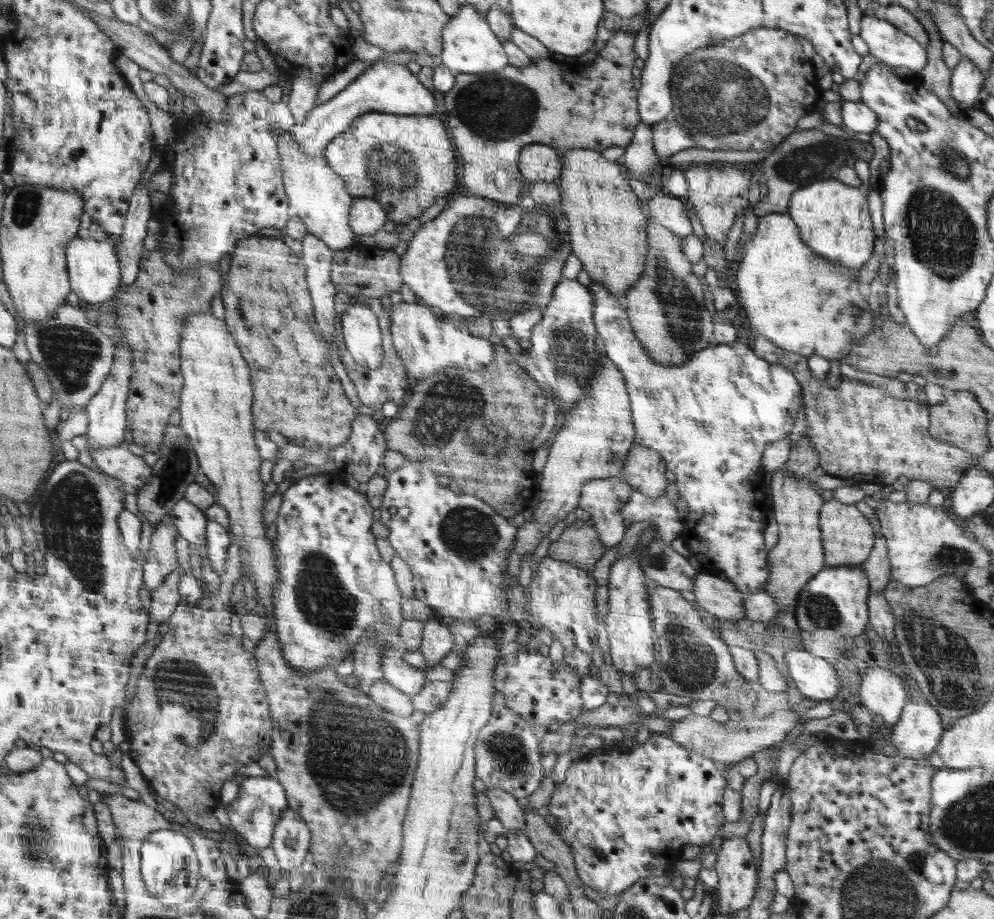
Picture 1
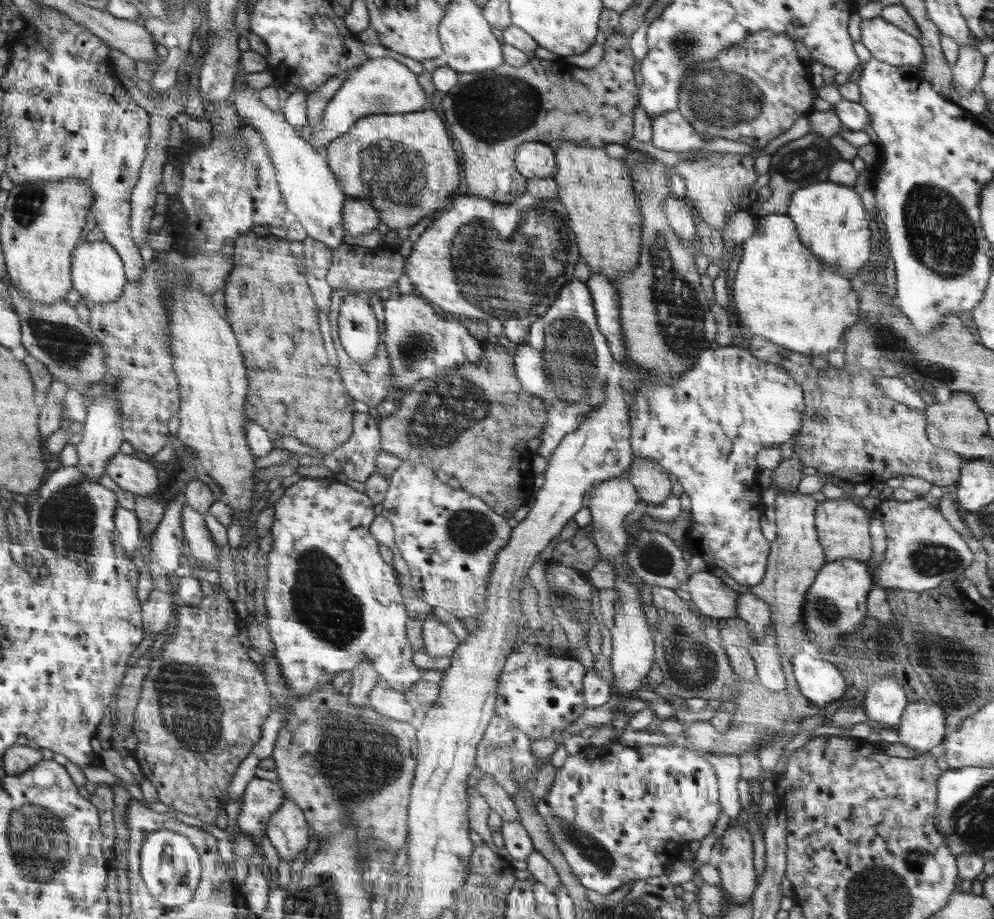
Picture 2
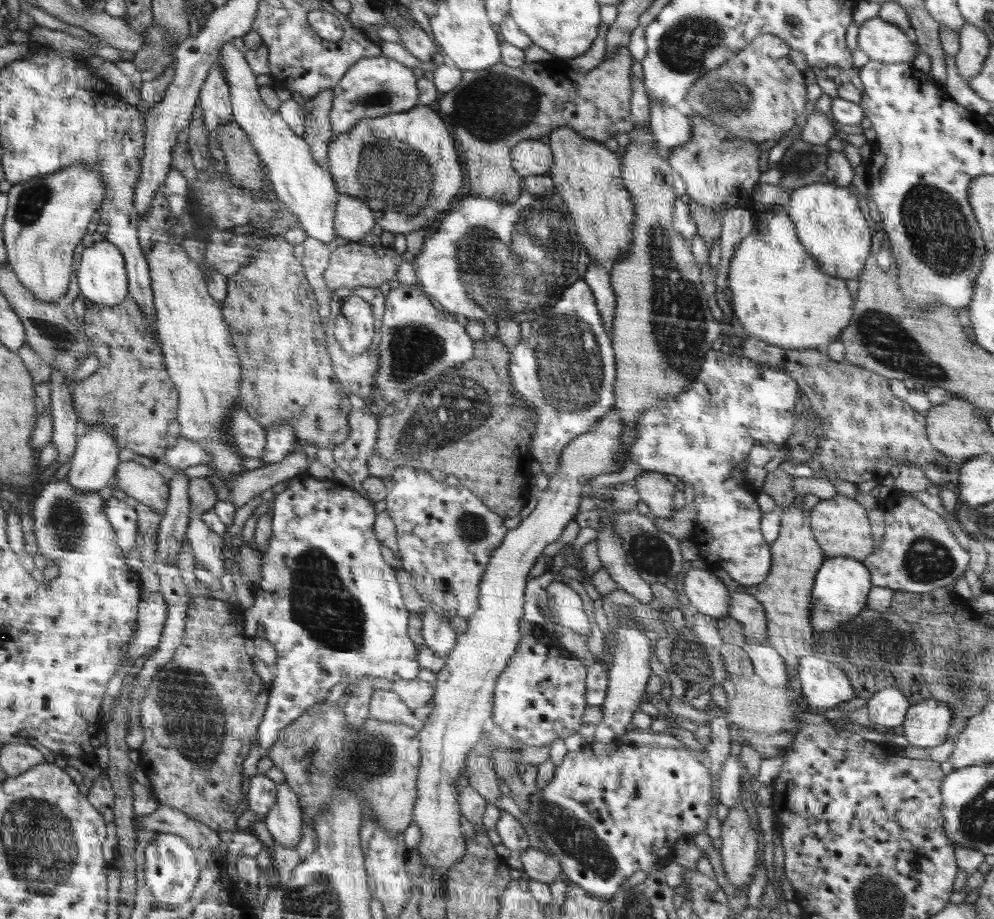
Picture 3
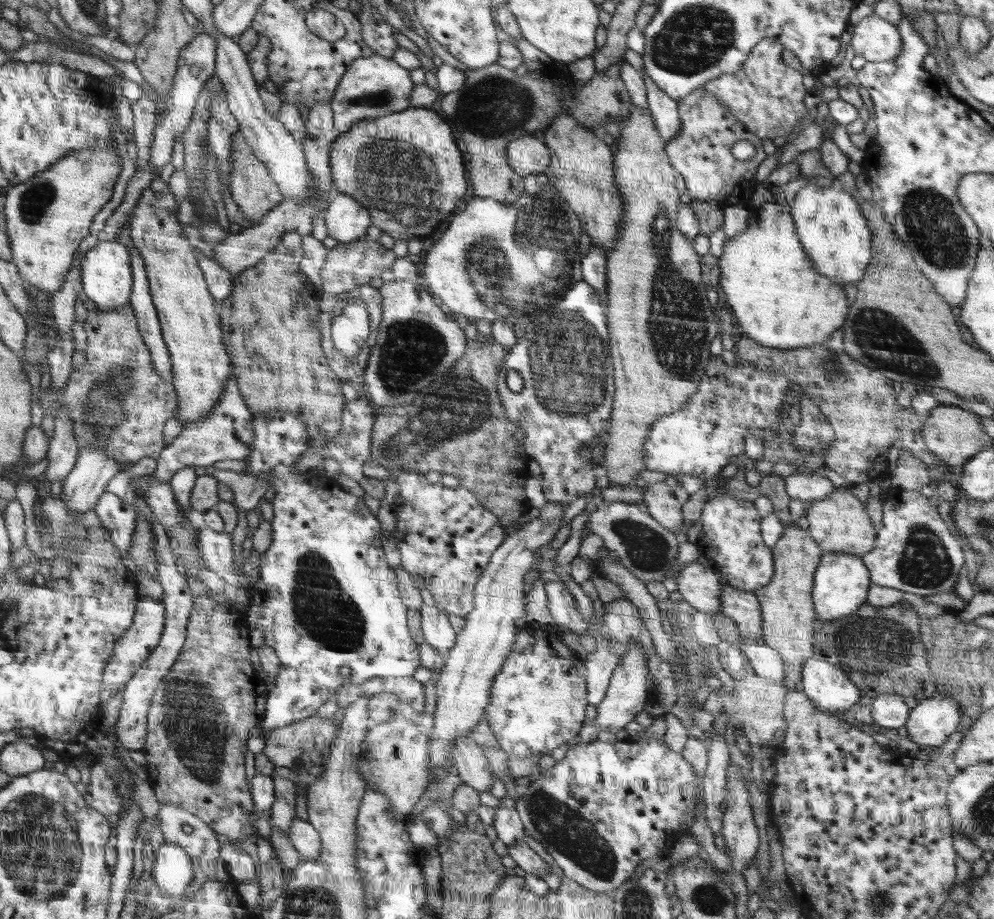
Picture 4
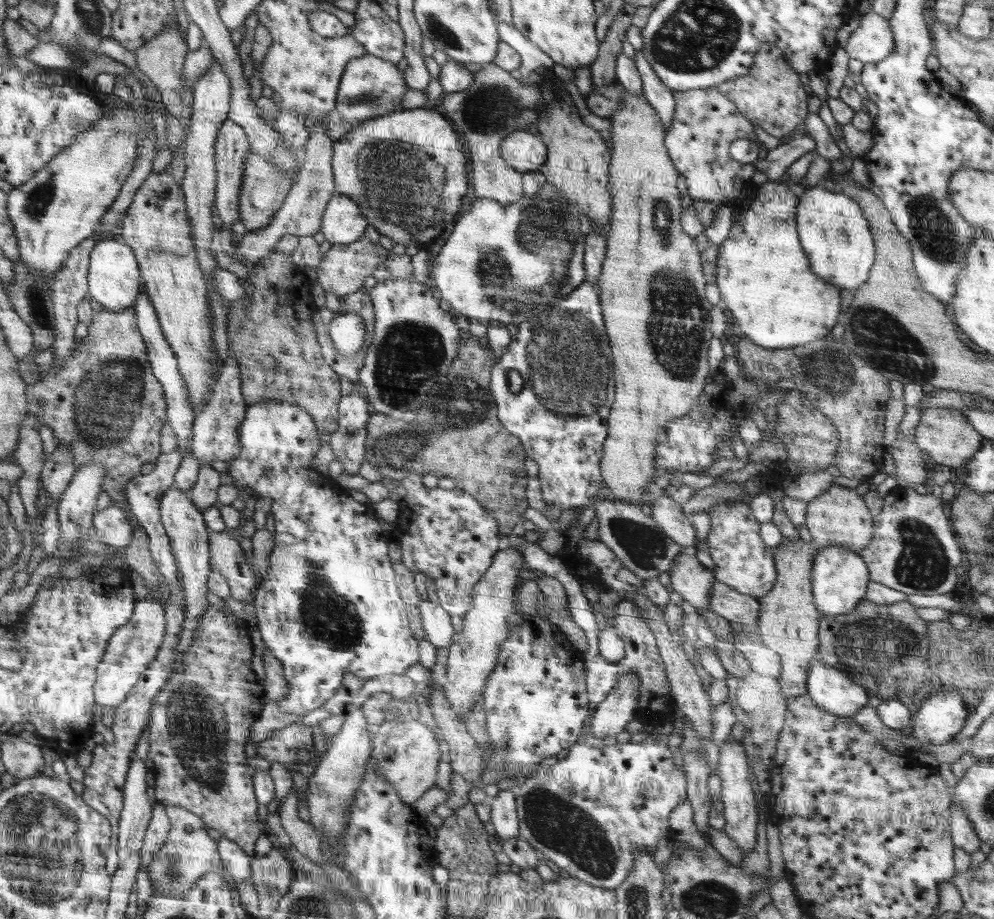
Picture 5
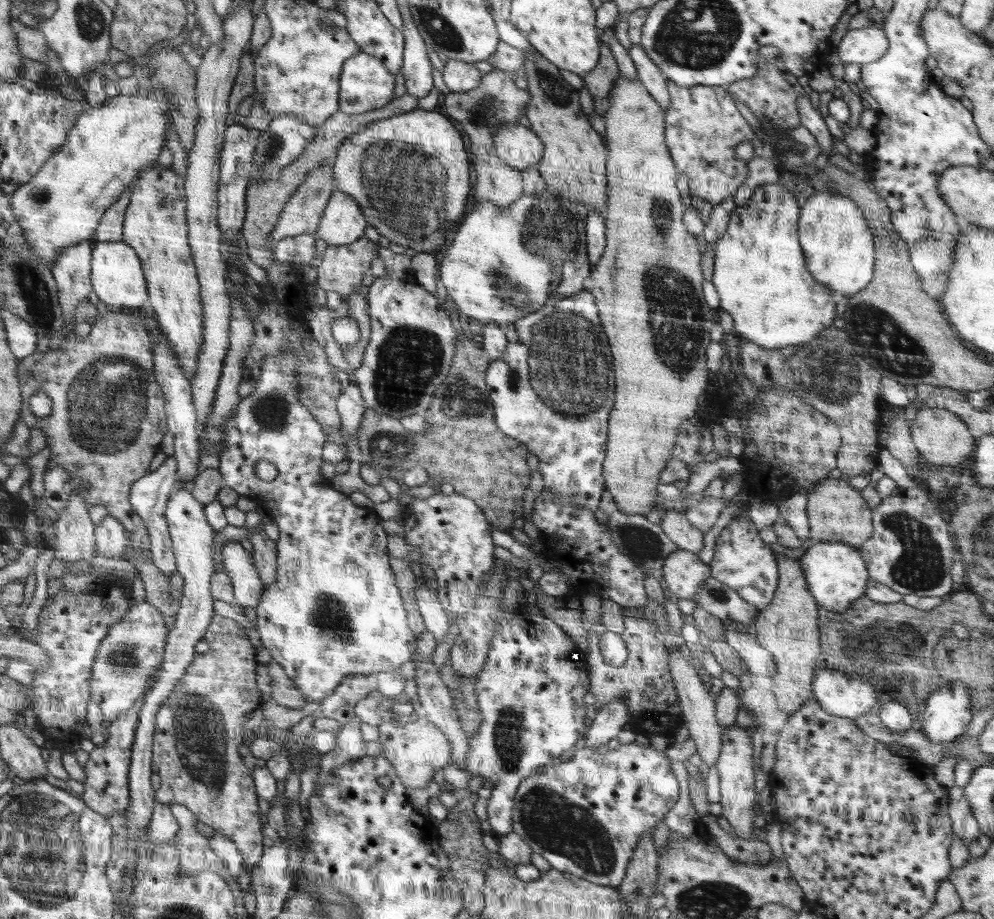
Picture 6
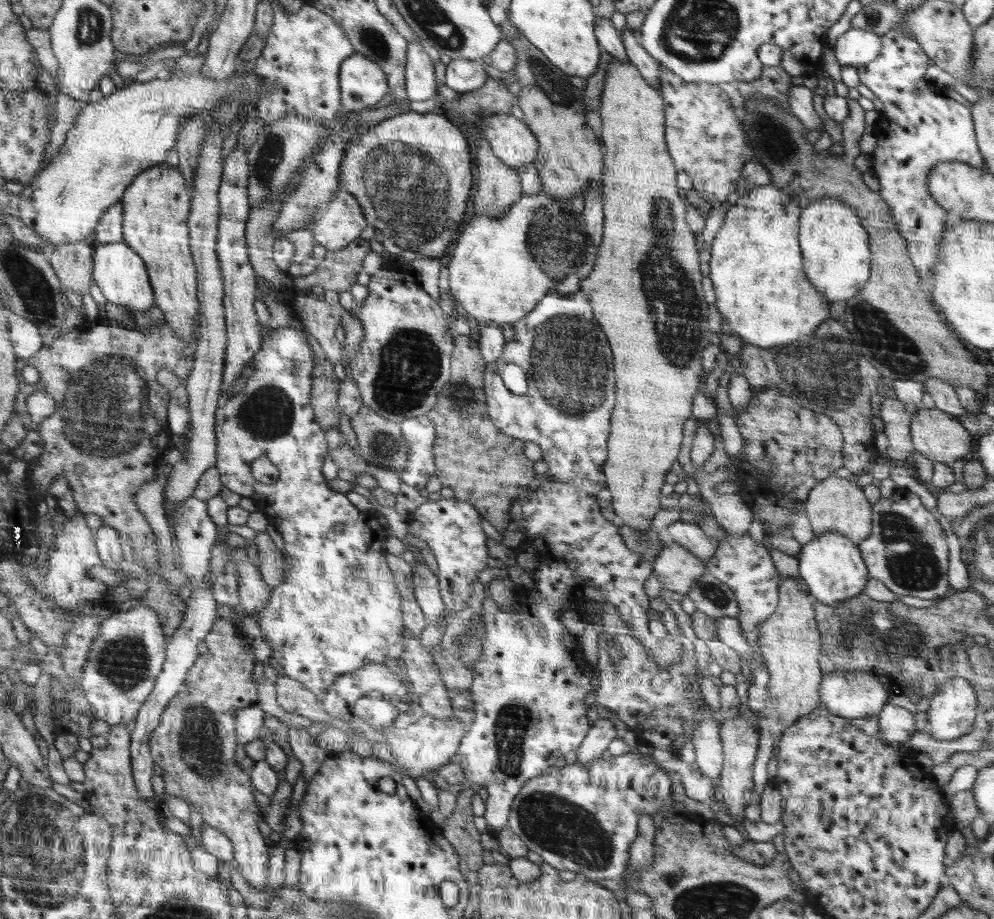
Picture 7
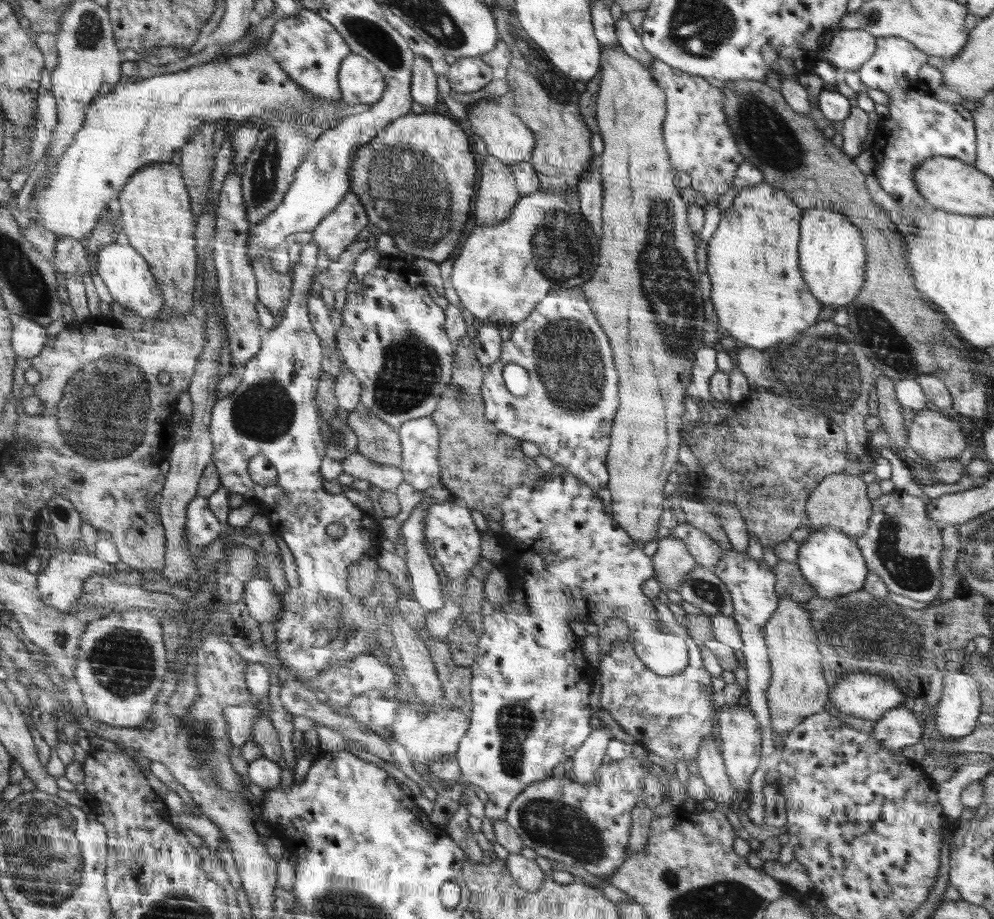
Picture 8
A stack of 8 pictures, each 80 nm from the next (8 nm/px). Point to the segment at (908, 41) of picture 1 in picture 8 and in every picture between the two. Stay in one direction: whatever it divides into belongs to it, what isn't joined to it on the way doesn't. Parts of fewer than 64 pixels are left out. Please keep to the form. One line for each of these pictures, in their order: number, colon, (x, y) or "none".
2: (889, 45)
3: (883, 42)
4: (875, 39)
5: (873, 40)
6: (862, 46)
7: (856, 47)
8: (849, 49)

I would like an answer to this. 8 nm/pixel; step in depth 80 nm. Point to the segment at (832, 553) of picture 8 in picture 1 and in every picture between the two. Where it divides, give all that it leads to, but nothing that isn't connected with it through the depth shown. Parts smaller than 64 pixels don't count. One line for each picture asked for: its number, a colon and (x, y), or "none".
1: (836, 598)
2: (836, 603)
3: (842, 585)
4: (841, 582)
5: (840, 579)
6: (836, 575)
7: (831, 566)

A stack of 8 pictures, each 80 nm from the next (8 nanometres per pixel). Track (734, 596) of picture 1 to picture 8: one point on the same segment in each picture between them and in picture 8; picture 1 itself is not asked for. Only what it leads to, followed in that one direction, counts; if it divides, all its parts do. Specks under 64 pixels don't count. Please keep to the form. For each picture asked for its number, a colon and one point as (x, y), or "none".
2: (709, 595)
3: (702, 589)
4: (700, 586)
5: (693, 582)
6: (684, 572)
7: (678, 569)
8: (672, 562)

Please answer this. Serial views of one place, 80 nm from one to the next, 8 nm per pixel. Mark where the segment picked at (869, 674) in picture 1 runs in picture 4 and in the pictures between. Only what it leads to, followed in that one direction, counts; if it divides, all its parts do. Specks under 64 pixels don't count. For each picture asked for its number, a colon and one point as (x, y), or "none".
2: (885, 701)
3: (887, 708)
4: (889, 711)

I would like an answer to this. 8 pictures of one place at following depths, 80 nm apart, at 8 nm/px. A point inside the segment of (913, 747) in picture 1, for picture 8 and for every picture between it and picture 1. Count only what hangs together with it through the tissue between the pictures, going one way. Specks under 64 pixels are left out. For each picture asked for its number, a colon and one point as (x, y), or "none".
2: (922, 726)
3: (926, 724)
4: (931, 722)
5: (940, 718)
6: (947, 715)
7: (953, 713)
8: (956, 713)

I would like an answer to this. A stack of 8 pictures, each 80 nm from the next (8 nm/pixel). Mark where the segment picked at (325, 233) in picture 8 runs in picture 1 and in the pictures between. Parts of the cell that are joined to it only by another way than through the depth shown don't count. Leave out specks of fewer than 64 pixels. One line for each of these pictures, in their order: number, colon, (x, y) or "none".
1: (367, 216)
2: (360, 218)
3: (354, 219)
4: (347, 220)
5: (344, 222)
6: (343, 223)
7: (342, 221)

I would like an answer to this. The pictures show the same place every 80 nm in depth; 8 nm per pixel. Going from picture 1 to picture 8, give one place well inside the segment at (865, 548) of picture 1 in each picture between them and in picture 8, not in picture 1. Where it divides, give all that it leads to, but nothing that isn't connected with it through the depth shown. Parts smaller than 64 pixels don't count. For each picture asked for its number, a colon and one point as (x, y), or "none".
2: (843, 528)
3: (840, 525)
4: (838, 523)
5: (839, 517)
6: (836, 510)
7: (835, 504)
8: (839, 500)

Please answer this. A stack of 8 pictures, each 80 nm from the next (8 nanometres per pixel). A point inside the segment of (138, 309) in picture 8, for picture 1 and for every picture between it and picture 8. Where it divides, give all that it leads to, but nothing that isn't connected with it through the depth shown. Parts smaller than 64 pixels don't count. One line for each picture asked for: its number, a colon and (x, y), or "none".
1: (95, 272)
2: (99, 276)
3: (102, 277)
4: (107, 276)
5: (114, 279)
6: (117, 275)
7: (119, 271)

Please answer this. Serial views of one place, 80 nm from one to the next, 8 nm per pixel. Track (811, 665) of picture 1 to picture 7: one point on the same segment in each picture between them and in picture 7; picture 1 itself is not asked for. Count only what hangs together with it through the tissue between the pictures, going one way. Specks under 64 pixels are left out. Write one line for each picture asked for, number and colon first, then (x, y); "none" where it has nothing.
2: (820, 682)
3: (824, 686)
4: (828, 688)
5: (830, 689)
6: (840, 695)
7: (845, 694)

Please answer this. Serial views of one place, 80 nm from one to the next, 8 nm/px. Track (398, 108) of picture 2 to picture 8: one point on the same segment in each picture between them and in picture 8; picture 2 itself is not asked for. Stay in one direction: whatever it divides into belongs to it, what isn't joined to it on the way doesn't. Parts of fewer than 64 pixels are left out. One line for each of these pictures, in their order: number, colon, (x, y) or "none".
3: (377, 86)
4: (372, 87)
5: (371, 87)
6: (366, 85)
7: (363, 83)
8: (360, 81)

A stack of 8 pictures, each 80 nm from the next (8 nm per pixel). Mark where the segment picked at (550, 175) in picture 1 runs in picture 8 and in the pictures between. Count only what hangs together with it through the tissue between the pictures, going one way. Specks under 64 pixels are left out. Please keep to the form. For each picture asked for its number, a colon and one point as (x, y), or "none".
2: (534, 159)
3: (530, 157)
4: (527, 155)
5: (523, 151)
6: (519, 147)
7: (511, 140)
8: (507, 137)

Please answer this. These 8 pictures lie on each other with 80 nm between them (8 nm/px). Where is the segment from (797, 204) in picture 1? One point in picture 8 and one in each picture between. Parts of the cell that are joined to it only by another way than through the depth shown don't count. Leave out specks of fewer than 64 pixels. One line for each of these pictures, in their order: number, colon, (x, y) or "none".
2: (831, 221)
3: (827, 219)
4: (829, 223)
5: (836, 237)
6: (838, 247)
7: (836, 257)
8: (832, 260)

